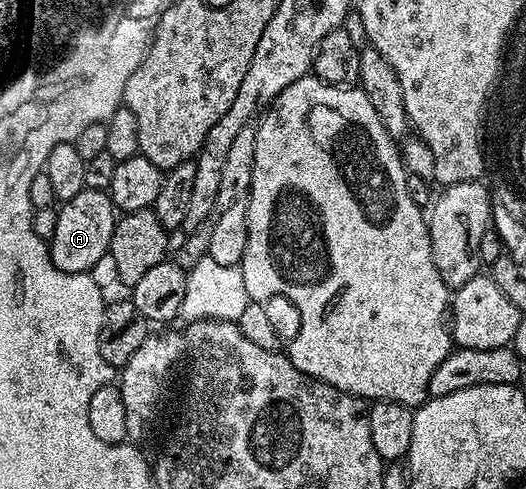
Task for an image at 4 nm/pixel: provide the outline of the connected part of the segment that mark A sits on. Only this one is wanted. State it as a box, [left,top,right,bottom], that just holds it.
[48,187,117,273]

